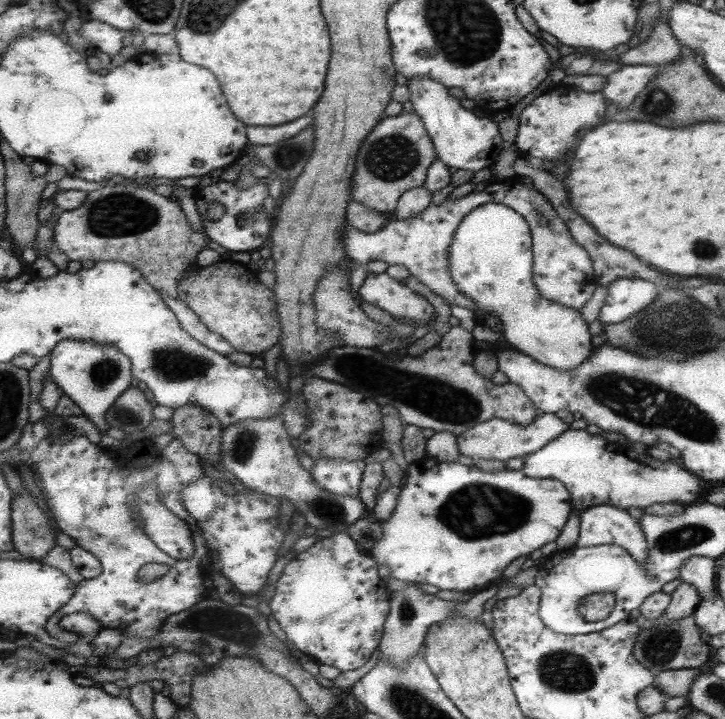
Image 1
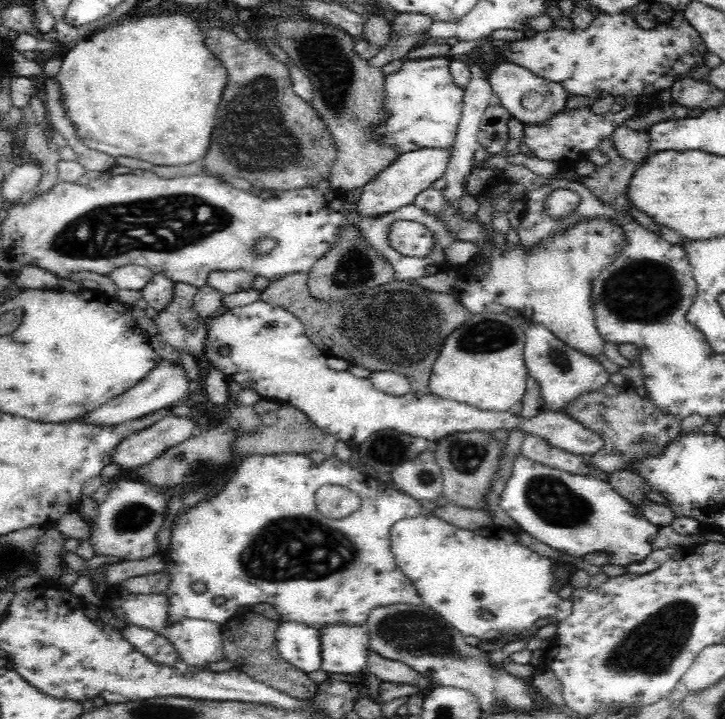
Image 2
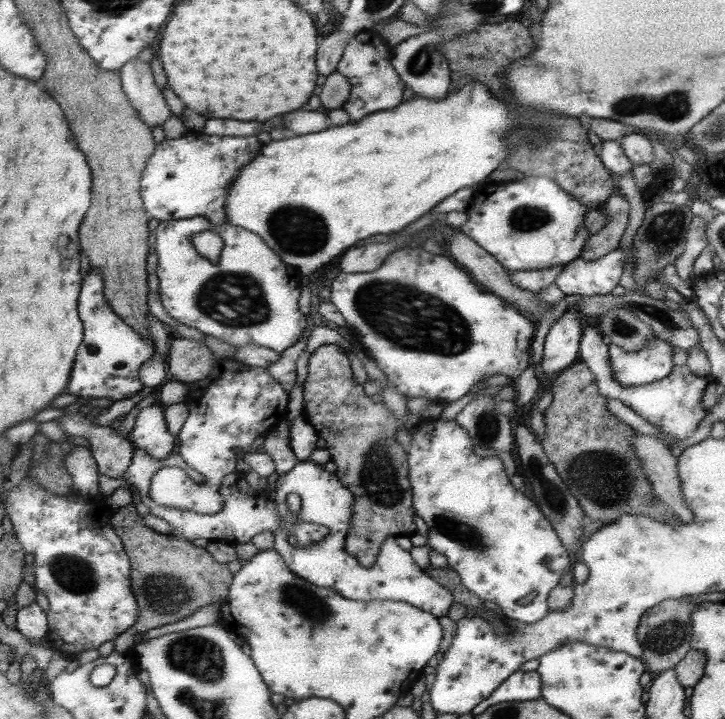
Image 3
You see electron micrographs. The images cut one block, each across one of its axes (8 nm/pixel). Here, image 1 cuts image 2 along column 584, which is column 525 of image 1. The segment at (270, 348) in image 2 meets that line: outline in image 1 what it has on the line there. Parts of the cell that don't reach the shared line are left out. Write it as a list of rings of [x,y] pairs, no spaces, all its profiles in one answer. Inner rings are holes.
[[[539,413],[528,426],[520,426],[517,423],[510,423],[505,419],[493,418],[492,421],[478,424],[473,429],[467,430],[459,436],[459,445],[461,453],[472,457],[474,460],[507,460],[517,456],[526,456],[554,441],[557,436],[568,430],[569,424],[564,423],[554,413]]]

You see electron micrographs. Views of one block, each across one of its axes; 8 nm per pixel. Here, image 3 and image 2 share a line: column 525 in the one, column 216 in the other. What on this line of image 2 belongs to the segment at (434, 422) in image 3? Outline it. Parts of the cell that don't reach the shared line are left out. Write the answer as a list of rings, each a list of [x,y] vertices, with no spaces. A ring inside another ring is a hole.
[[[276,453],[276,454],[253,454],[248,455],[240,462],[240,465],[232,470],[232,476],[229,483],[223,485],[218,496],[214,496],[208,502],[198,502],[196,506],[188,508],[186,514],[182,518],[178,518],[178,522],[174,524],[174,534],[172,534],[172,552],[168,554],[164,552],[162,559],[165,562],[165,572],[170,575],[171,581],[166,589],[169,607],[168,618],[169,624],[183,621],[184,618],[208,619],[223,625],[232,619],[238,611],[238,606],[252,606],[257,608],[260,603],[268,602],[274,606],[280,613],[281,622],[301,622],[320,630],[324,625],[332,625],[334,622],[350,622],[356,625],[365,625],[369,612],[377,606],[388,606],[391,604],[409,604],[419,605],[423,602],[417,594],[417,589],[413,586],[413,582],[409,580],[400,567],[396,564],[395,556],[391,549],[391,528],[400,519],[415,517],[416,515],[429,515],[432,509],[427,503],[416,501],[412,496],[404,494],[398,488],[391,488],[390,485],[383,482],[376,482],[374,478],[367,478],[364,473],[360,473],[358,469],[354,469],[347,462],[337,457],[324,459],[320,465],[315,465],[310,457],[302,453]],[[324,484],[339,484],[356,492],[360,497],[359,512],[354,511],[350,516],[344,518],[328,518],[325,517],[318,509],[316,509],[315,495],[316,490]],[[194,582],[204,582],[206,591],[202,593],[195,592],[192,589]]]

